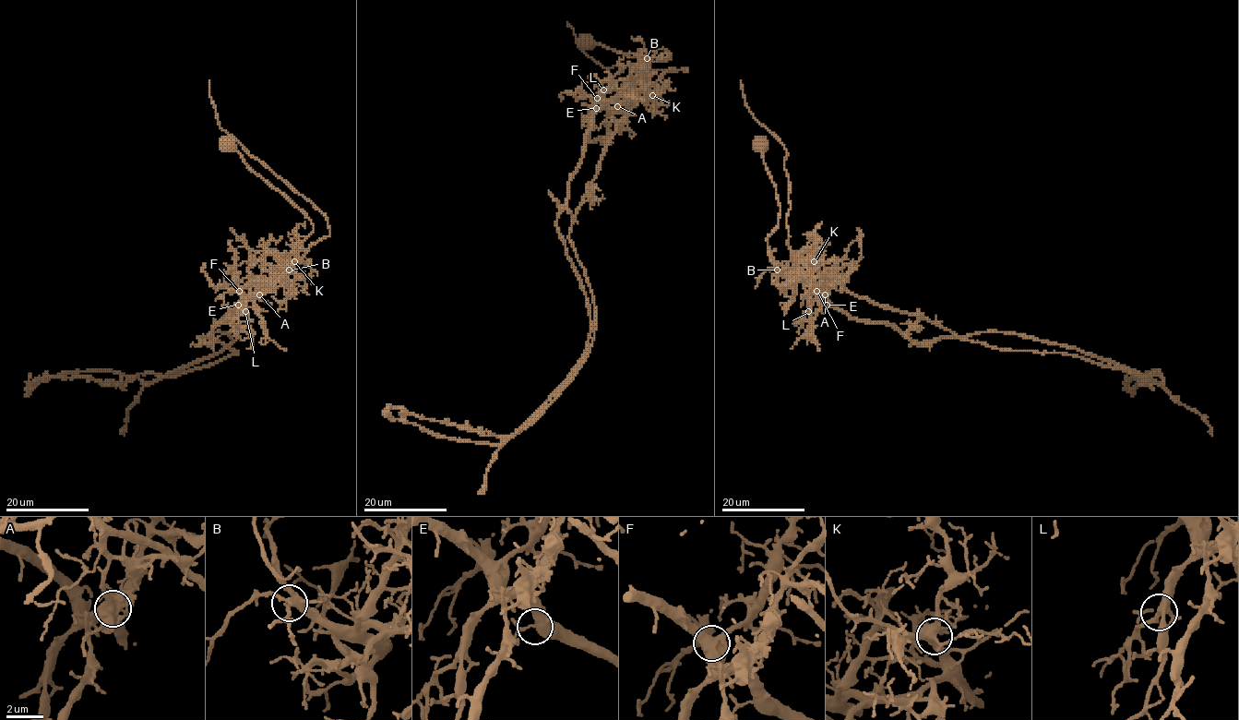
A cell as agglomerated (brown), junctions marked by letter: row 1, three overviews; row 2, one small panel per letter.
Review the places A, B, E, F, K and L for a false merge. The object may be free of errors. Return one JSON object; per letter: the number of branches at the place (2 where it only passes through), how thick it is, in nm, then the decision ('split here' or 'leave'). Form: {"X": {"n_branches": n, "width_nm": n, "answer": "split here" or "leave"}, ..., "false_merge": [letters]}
{"A": {"n_branches": 7, "width_nm": 550, "answer": "split here"}, "B": {"n_branches": 5, "width_nm": 400, "answer": "leave"}, "E": {"n_branches": 4, "width_nm": 440, "answer": "leave"}, "F": {"n_branches": 5, "width_nm": 500, "answer": "leave"}, "K": {"n_branches": 8, "width_nm": 480, "answer": "leave"}, "L": {"n_branches": 5, "width_nm": 400, "answer": "leave"}, "false_merge": ["A"]}

